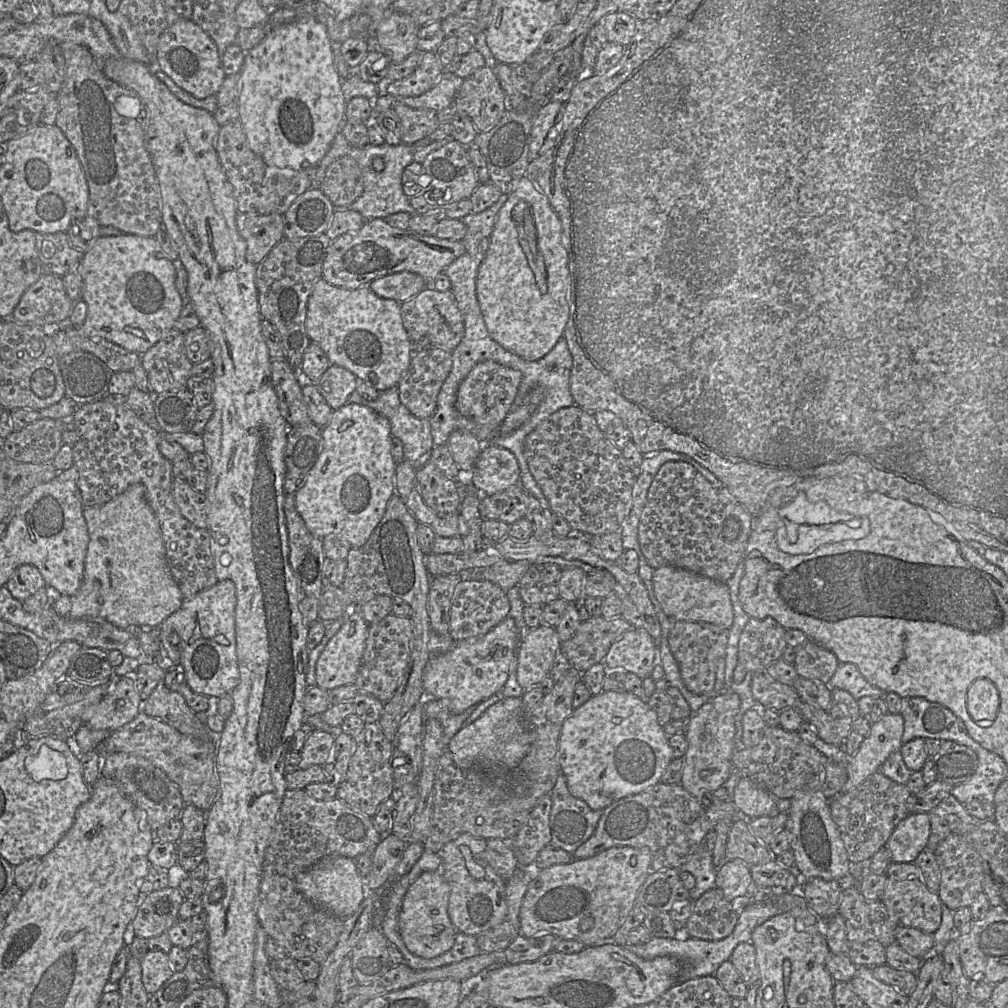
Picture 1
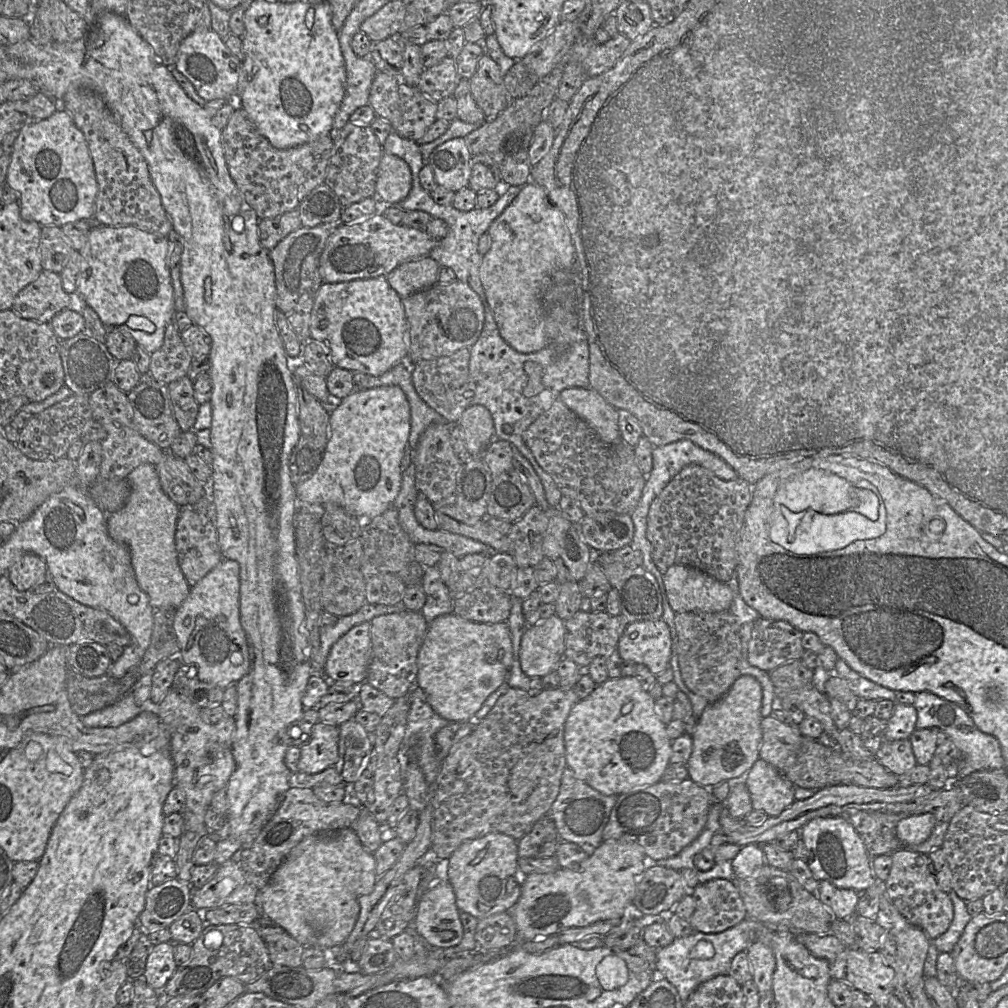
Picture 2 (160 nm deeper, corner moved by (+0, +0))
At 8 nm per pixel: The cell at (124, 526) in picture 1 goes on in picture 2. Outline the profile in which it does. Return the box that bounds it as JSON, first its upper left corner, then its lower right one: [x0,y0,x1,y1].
[108,464,191,610]

